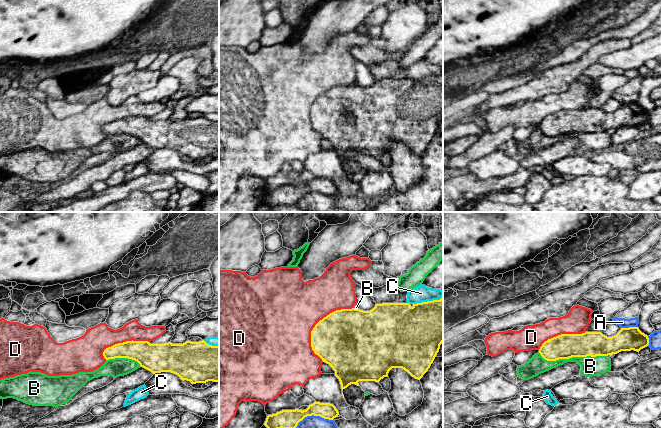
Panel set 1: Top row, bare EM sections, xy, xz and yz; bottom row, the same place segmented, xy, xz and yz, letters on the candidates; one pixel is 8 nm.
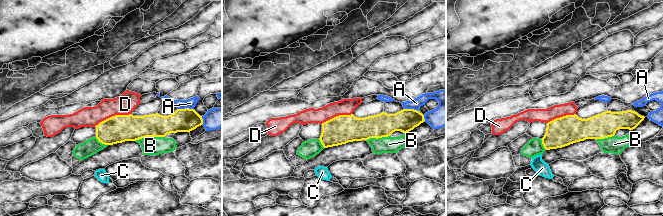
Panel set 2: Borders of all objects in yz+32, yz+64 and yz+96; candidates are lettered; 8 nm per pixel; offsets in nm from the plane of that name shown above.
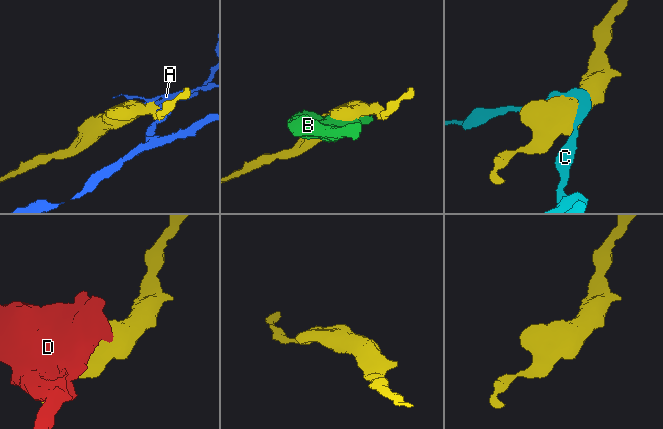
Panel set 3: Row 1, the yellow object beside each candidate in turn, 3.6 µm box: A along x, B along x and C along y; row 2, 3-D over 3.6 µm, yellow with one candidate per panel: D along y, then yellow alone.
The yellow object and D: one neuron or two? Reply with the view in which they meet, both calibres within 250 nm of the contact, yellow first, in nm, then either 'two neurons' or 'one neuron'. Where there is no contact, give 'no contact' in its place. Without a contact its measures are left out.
contact in xz; calibres 460 and 480 nm; two neurons

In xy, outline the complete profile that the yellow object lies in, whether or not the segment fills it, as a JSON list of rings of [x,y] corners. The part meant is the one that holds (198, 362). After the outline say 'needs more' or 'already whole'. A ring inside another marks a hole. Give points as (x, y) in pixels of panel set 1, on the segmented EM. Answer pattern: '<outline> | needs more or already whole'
[[[204,340],[199,342],[186,341],[183,344],[151,344],[148,341],[126,341],[115,344],[104,350],[106,360],[115,358],[128,358],[137,361],[141,367],[153,374],[171,372],[178,375],[183,381],[192,384],[219,382],[219,346],[207,344]]] | already whole

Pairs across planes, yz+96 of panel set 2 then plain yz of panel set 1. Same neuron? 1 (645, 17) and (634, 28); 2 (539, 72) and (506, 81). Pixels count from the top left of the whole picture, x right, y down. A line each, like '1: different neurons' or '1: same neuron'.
1: same neuron
2: same neuron

